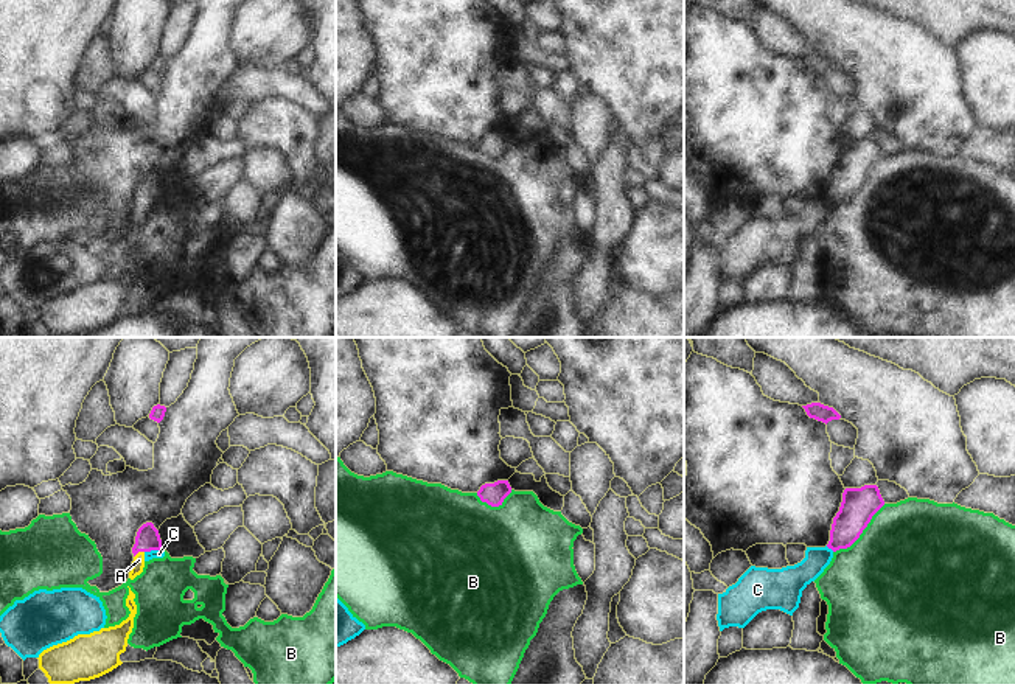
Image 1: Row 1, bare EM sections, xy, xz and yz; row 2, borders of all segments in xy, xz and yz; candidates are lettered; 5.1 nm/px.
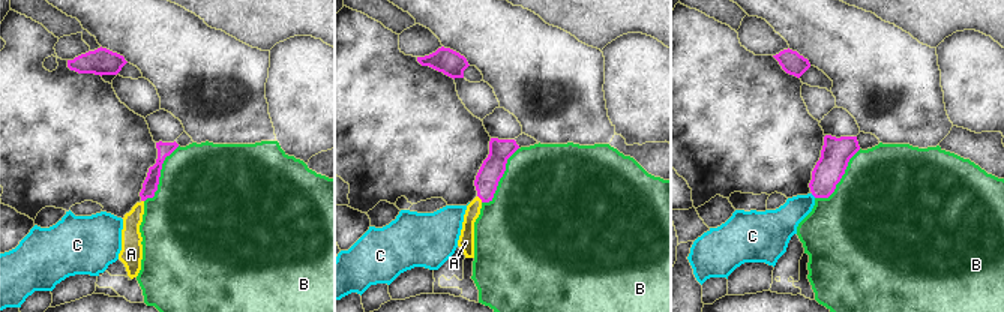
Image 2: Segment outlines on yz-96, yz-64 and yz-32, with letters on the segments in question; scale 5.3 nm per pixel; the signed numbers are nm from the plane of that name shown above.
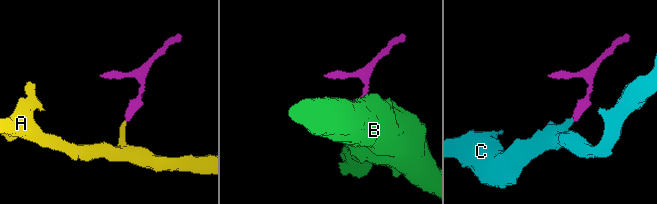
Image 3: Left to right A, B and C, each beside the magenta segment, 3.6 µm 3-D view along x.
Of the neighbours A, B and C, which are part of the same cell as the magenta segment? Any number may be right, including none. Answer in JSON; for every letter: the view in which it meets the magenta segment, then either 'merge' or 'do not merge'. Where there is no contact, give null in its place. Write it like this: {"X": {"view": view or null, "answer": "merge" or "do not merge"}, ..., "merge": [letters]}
{"A": {"view": "xy", "answer": "merge"}, "B": {"view": "yz", "answer": "do not merge"}, "C": {"view": "xy", "answer": "do not merge"}, "merge": ["A"]}

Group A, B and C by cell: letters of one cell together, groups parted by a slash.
A / B / C

